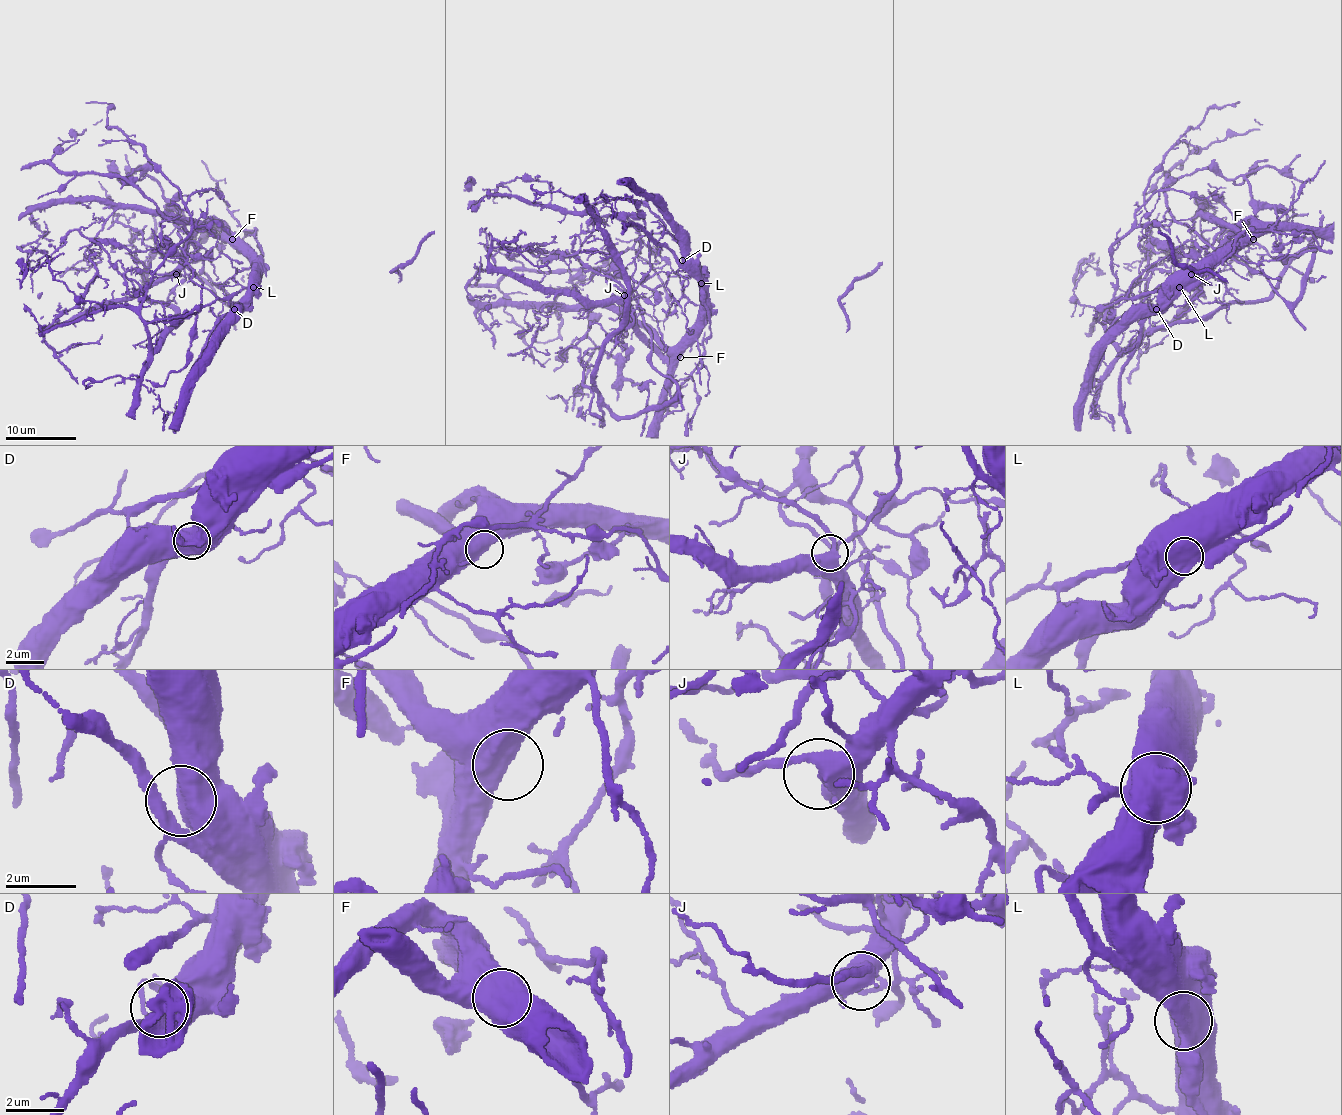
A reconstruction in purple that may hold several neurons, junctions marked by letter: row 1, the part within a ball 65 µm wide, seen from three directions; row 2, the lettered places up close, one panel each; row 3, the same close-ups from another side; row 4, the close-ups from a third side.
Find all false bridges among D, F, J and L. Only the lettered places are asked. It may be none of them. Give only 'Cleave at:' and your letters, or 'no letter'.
Cleave at: L

